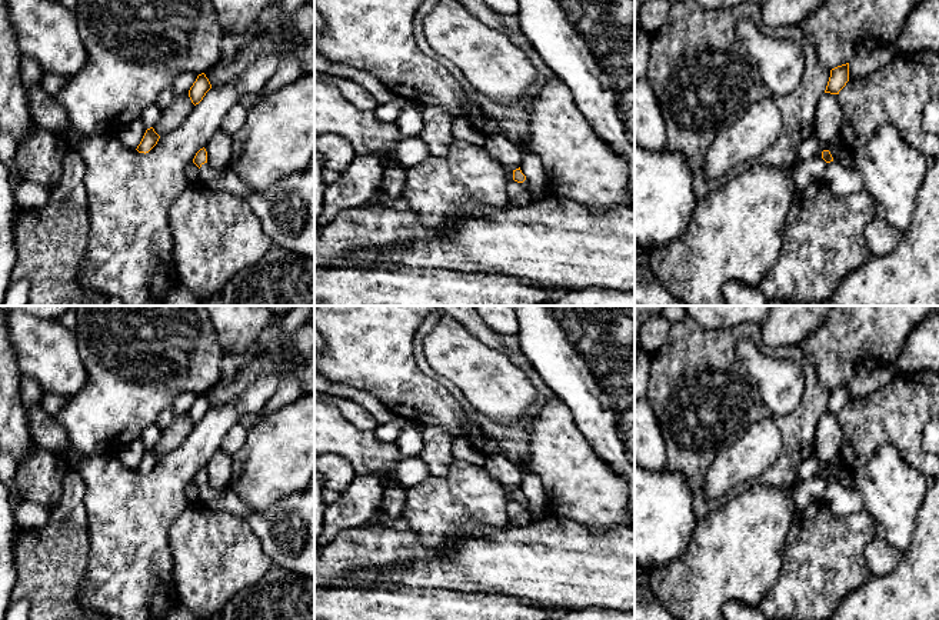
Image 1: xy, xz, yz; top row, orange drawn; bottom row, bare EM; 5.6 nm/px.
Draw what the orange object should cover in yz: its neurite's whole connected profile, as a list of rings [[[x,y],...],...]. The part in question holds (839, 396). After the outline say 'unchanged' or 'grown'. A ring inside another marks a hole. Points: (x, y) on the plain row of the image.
[[[849,383],[838,386],[830,390],[830,397],[826,406],[825,413],[839,414],[839,411],[849,401]]] | unchanged

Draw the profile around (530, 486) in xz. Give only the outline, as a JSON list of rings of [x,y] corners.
[[[520,467],[523,479],[520,490],[530,503],[530,514],[533,517],[545,517],[550,514],[550,501],[537,474],[527,467]]]

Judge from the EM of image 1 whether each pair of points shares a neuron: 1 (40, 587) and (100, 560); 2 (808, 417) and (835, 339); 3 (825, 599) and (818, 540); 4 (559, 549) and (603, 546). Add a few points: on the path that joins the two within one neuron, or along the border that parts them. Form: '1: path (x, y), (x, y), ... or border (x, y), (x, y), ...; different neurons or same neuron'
1: border (87, 532), (89, 564), (79, 589), (79, 599); different neurons
2: border (802, 353), (813, 366), (818, 380), (829, 390); different neurons
3: path (819, 584), (819, 554); same neuron
4: path (570, 549), (592, 549); same neuron

